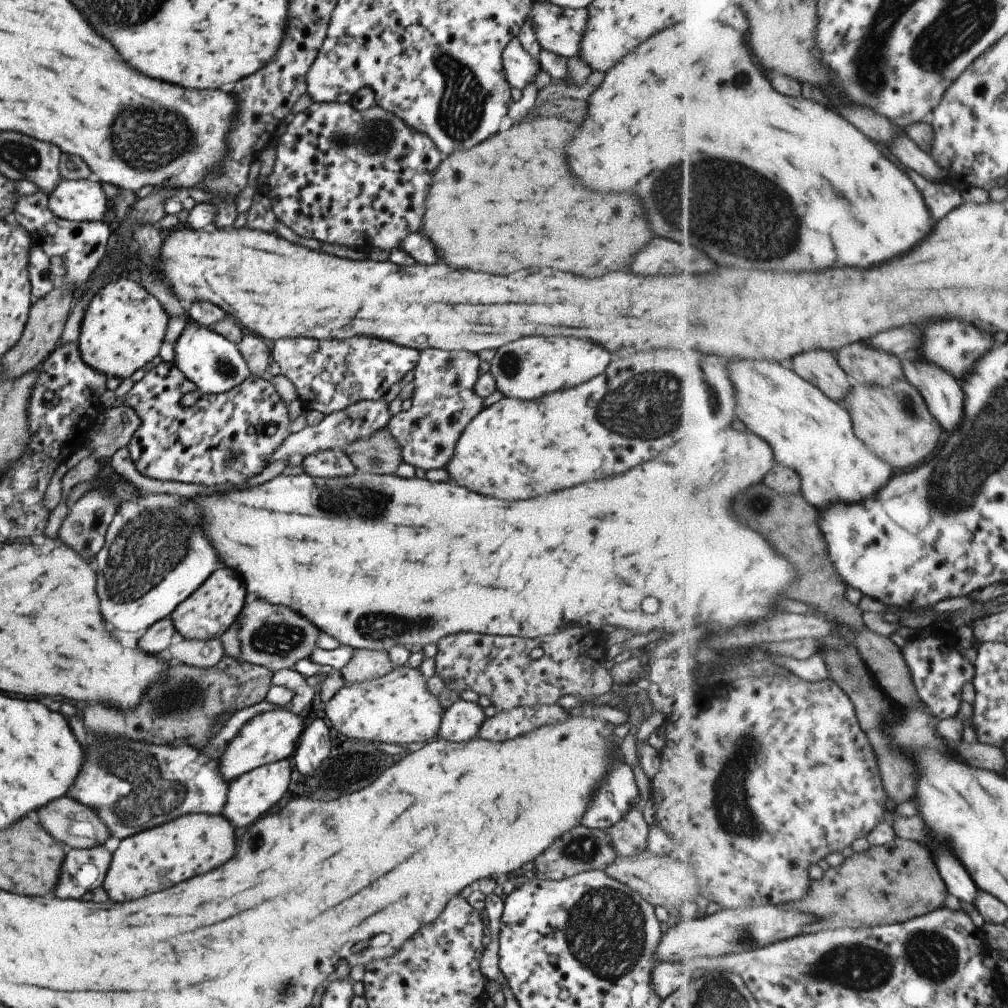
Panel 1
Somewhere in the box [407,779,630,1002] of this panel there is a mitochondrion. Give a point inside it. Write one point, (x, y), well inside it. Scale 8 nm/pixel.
(579, 848)

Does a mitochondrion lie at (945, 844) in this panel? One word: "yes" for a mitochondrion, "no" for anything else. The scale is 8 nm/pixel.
no

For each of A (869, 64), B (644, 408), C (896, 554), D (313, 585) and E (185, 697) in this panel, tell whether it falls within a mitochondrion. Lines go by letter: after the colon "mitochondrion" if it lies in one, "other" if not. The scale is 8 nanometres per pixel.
A: mitochondrion
B: mitochondrion
C: other
D: other
E: mitochondrion

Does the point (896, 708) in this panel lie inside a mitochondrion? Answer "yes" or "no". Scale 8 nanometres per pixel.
no

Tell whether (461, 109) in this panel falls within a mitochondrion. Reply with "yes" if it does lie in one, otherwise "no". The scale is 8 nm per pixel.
yes

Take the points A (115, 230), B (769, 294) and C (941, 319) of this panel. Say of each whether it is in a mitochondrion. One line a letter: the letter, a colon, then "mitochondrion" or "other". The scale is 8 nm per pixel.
A: other
B: other
C: other

